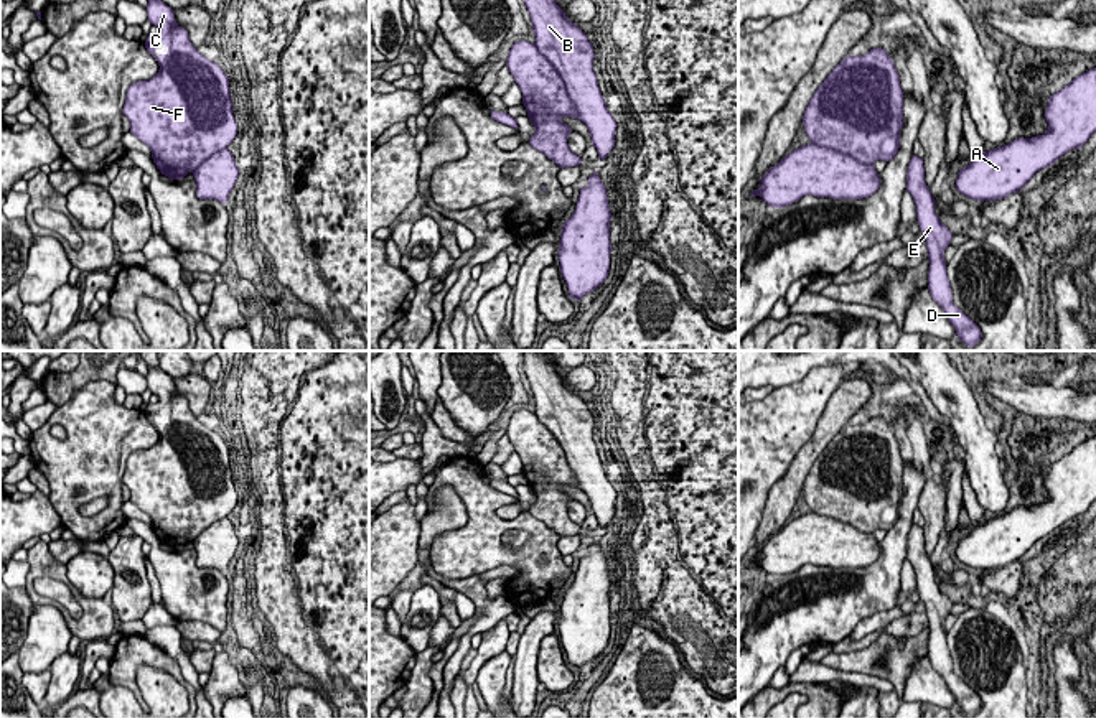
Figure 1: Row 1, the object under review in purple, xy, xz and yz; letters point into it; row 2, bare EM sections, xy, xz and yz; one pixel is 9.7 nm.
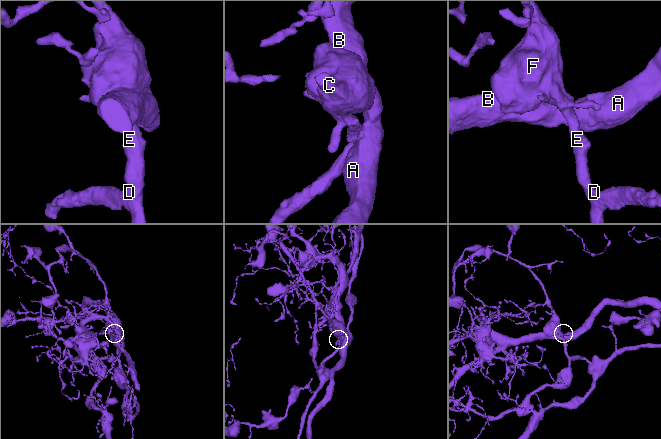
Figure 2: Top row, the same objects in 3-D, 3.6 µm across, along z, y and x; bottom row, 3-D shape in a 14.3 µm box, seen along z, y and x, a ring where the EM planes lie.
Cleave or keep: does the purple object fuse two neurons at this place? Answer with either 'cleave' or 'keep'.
cleave

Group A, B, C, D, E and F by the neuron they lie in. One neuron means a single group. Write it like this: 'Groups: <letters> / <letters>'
Groups: A B / C D E F

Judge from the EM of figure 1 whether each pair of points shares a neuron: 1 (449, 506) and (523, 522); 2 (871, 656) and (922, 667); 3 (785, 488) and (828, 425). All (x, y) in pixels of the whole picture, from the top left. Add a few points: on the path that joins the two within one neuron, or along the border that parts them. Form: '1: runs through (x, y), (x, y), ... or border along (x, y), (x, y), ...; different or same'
1: border along (450, 484), (463, 504), (465, 522), (435, 536); different
2: border along (927, 656), (915, 664), (900, 699); different
3: runs through (796, 473), (819, 440); same

